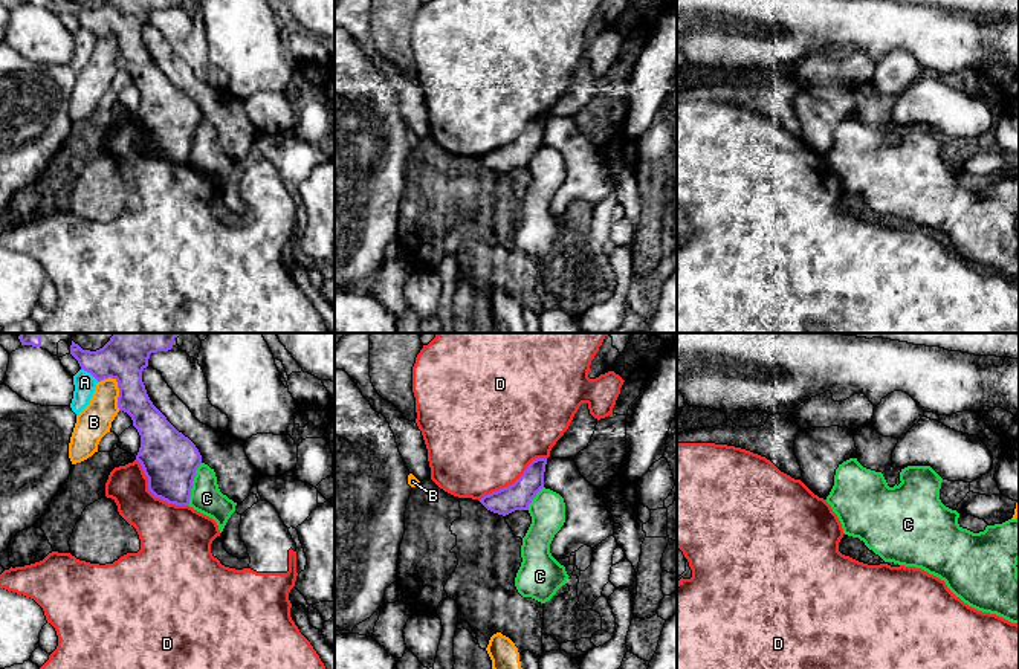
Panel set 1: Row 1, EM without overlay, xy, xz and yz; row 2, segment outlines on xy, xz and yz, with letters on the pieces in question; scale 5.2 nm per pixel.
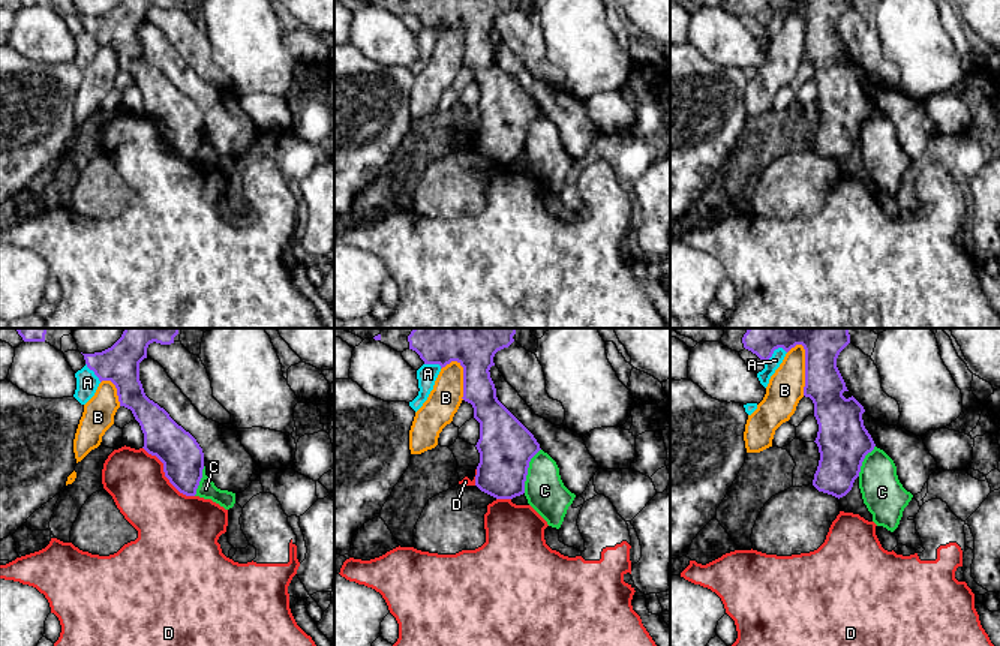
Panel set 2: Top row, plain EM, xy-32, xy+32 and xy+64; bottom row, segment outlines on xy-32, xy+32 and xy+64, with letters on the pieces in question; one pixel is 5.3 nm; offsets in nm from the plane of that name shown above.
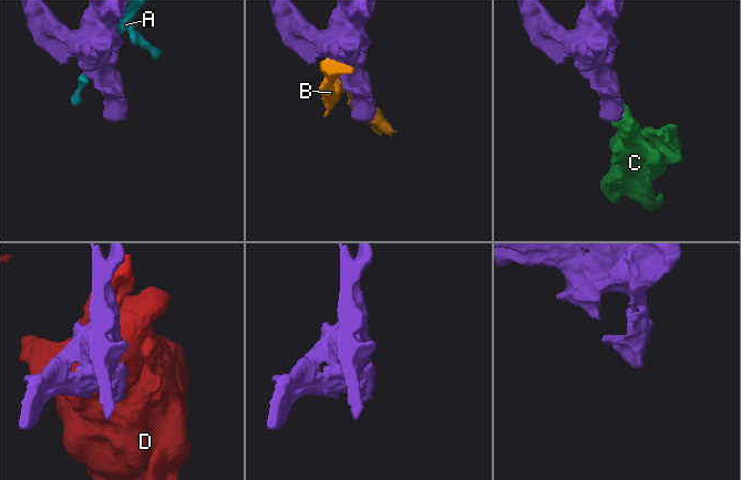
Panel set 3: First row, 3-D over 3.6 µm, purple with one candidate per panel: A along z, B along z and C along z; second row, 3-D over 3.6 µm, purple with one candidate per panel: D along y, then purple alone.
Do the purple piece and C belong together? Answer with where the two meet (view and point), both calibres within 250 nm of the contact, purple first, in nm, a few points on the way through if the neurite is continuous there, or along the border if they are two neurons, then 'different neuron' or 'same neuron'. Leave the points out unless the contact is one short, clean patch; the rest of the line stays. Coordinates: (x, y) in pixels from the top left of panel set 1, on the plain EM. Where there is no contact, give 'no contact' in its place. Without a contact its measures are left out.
contact xy (191, 142); calibres 300 and 160 nm; border xy (202, 121), (196, 129), (187, 162); different neuron

